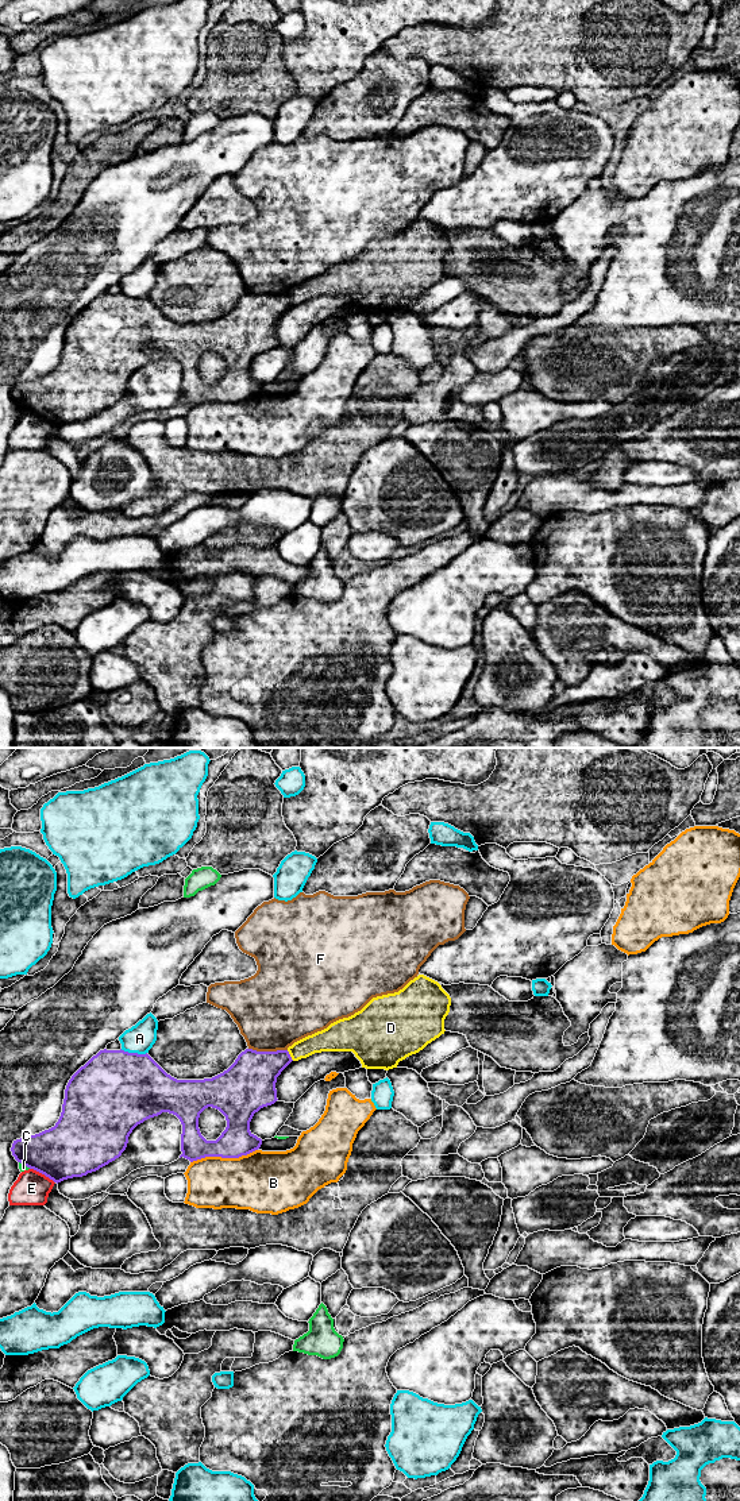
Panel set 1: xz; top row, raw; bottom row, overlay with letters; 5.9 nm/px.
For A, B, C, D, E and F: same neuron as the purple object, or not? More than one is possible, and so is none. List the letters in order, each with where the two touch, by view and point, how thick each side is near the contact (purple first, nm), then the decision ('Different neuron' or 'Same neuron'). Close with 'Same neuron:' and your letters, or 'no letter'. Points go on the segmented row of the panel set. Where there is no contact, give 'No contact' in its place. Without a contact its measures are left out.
A: Touches purple at xz (134, 1053). Thickness 480 nm (purple) against 170 nm. Different neuron
B: Touches purple at xz (223, 1157). Thickness 190 nm (purple) against 340 nm. Different neuron
C: Touches purple at xz (24, 1165). Thickness 320 nm (purple) against 40 nm. Different neuron
D: Touches purple at xz (289, 1056). Thickness 280 nm (purple) against 140 nm. Different neuron
E: Touches purple at xz (42, 1173). Thickness 360 nm (purple) against 200 nm. Different neuron
F: Touches purple at xz (268, 1052). Thickness 320 nm (purple) against 460 nm. Different neuron
Same neuron: no letter

